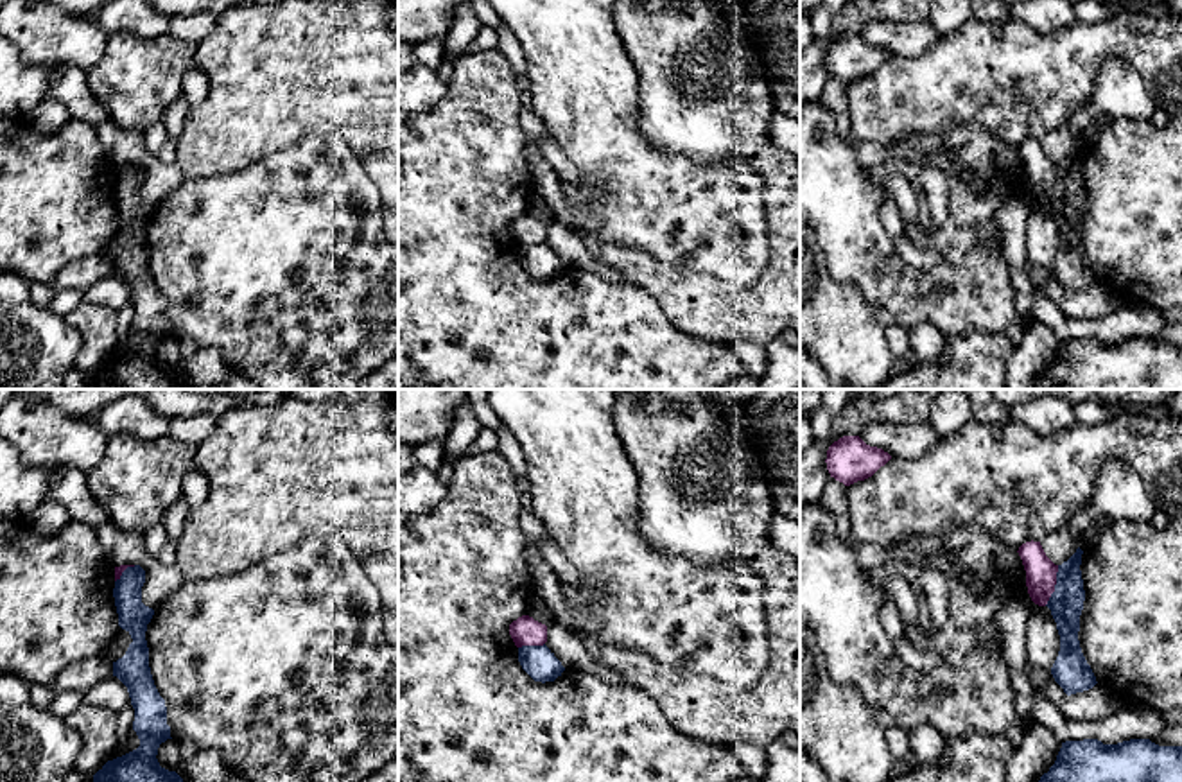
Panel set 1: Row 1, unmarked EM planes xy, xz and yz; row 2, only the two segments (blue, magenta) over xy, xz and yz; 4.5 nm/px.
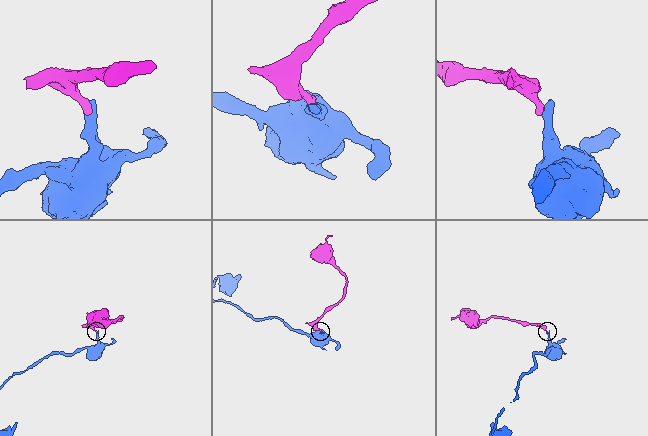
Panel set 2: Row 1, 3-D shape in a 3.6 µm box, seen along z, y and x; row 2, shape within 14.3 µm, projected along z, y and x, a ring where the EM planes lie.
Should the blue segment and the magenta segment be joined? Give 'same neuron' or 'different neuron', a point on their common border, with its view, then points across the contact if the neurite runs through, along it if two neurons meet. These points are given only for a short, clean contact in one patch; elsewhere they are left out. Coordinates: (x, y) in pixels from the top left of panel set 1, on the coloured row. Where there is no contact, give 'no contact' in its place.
different neuron | yz (1055, 585) | along yz (1059, 565), (1055, 590), (1044, 605)

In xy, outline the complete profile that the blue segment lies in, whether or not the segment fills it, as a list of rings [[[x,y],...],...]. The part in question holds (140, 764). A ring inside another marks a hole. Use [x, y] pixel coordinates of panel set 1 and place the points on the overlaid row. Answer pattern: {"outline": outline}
{"outline": [[[135,565],[122,572],[113,588],[118,626],[133,639],[126,655],[113,662],[113,676],[127,687],[135,708],[133,730],[140,746],[108,760],[93,775],[93,782],[183,782],[176,771],[161,768],[156,759],[160,744],[172,737],[165,699],[160,696],[149,667],[145,631],[154,610],[142,603],[143,583],[145,570]]]}

